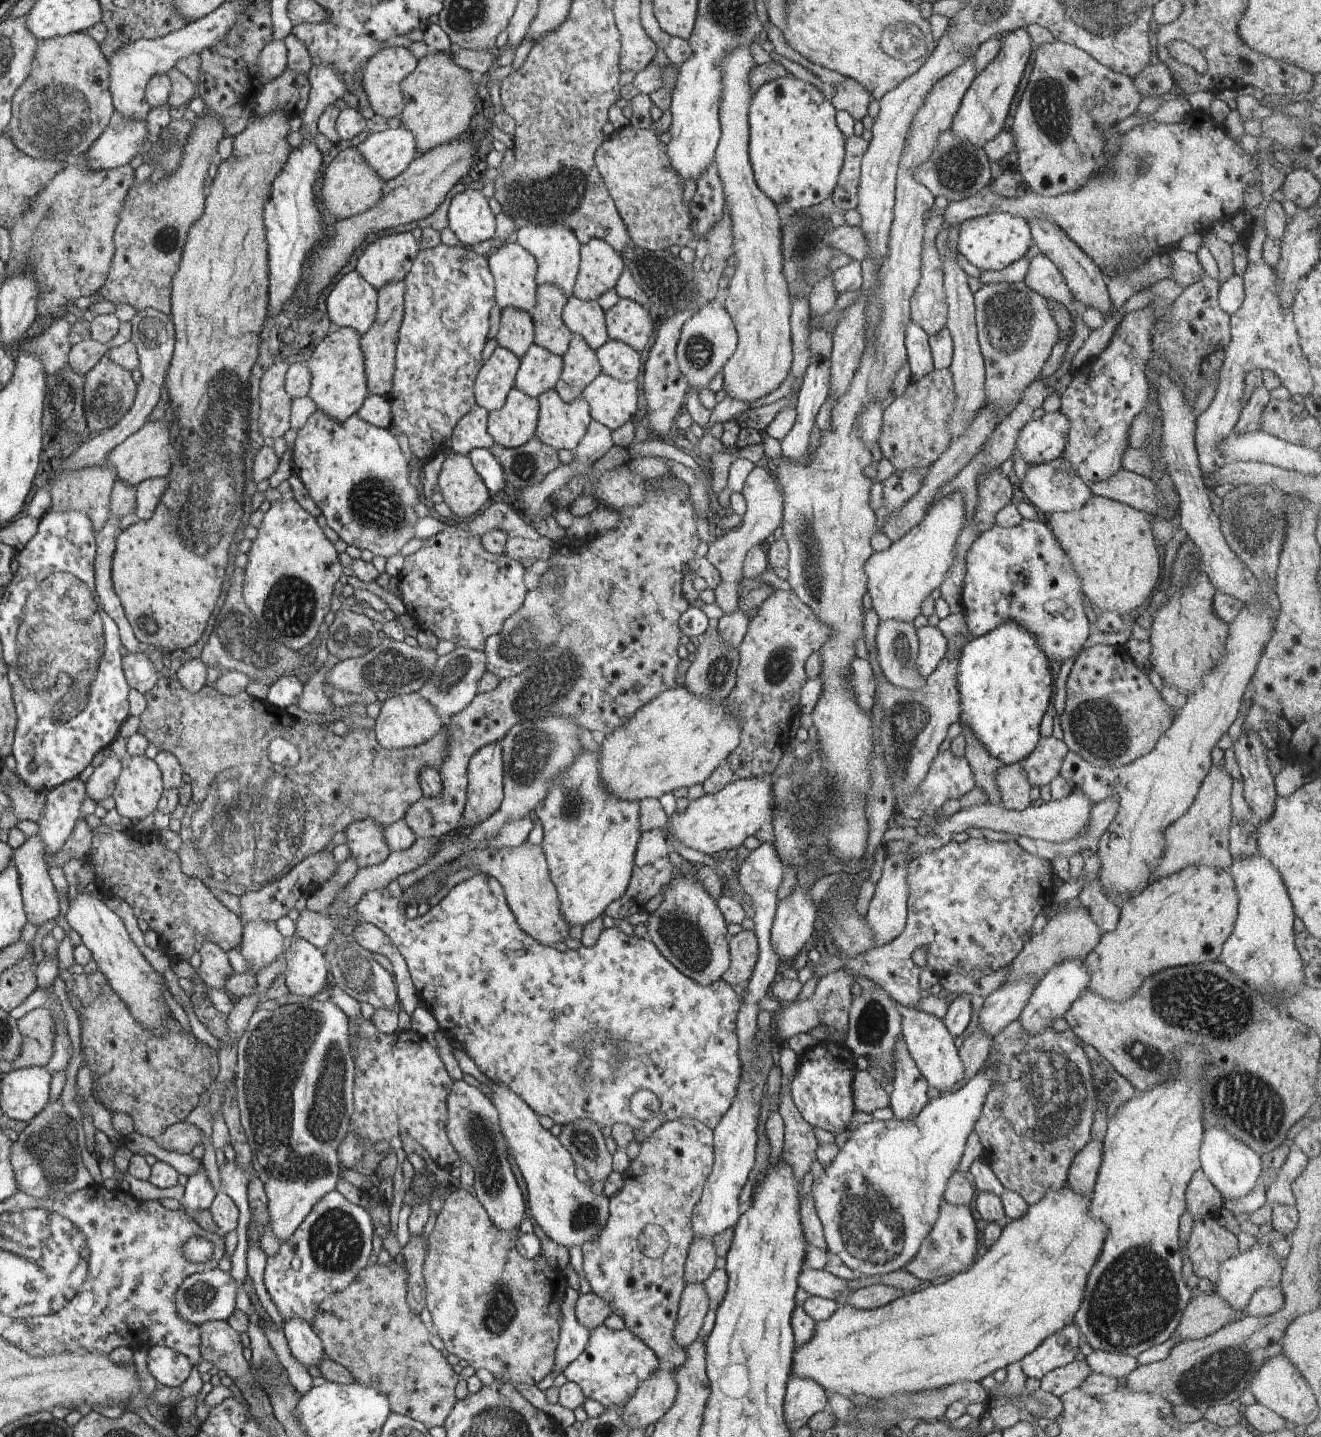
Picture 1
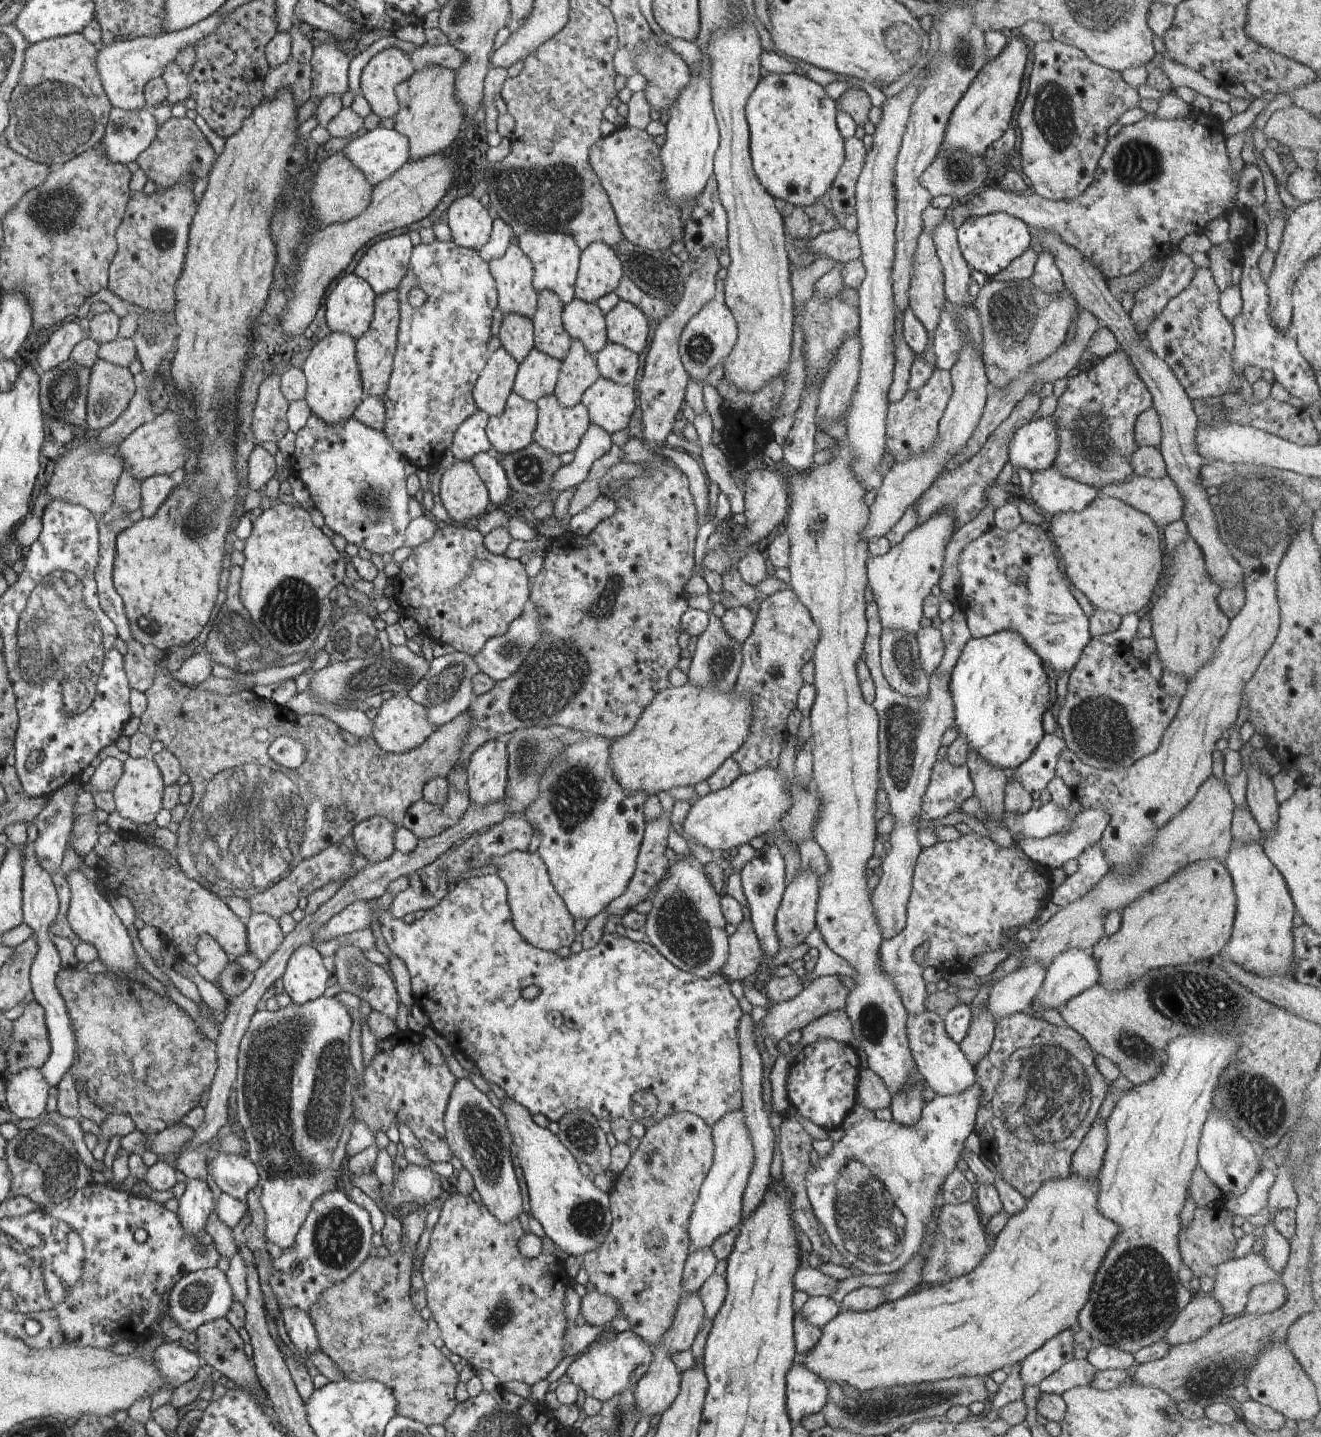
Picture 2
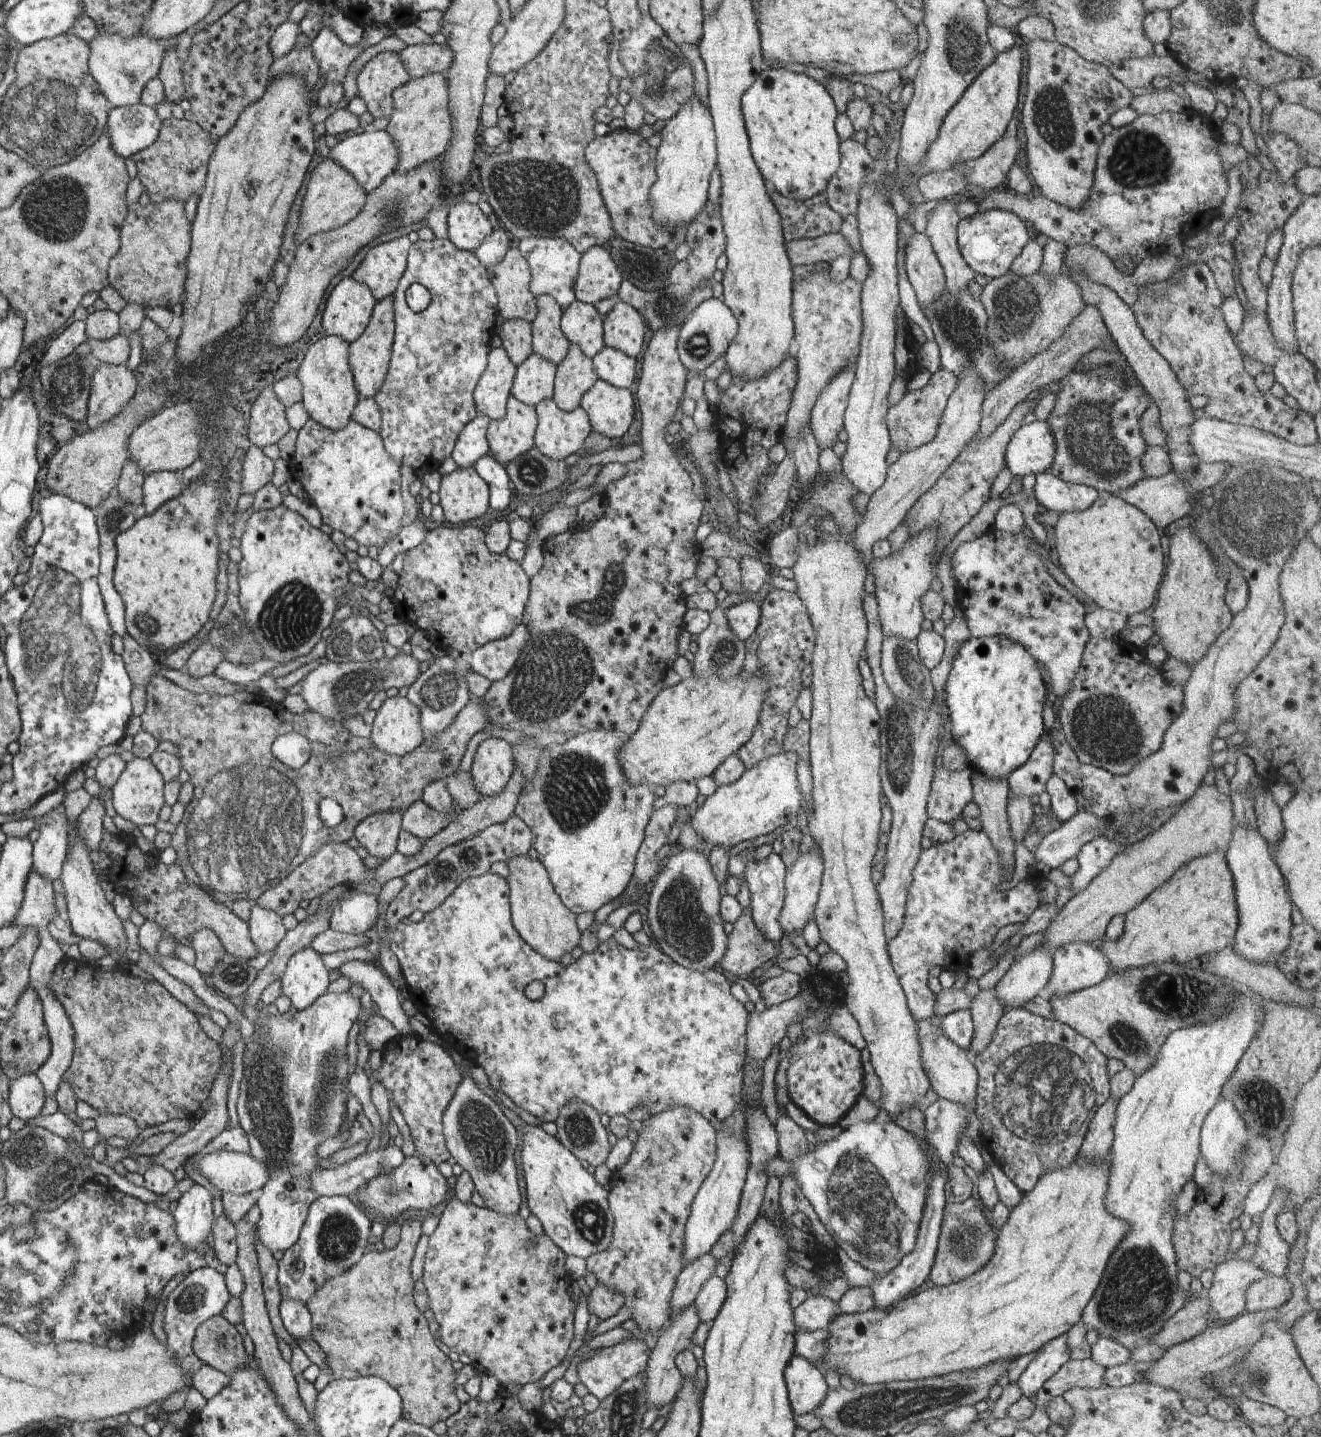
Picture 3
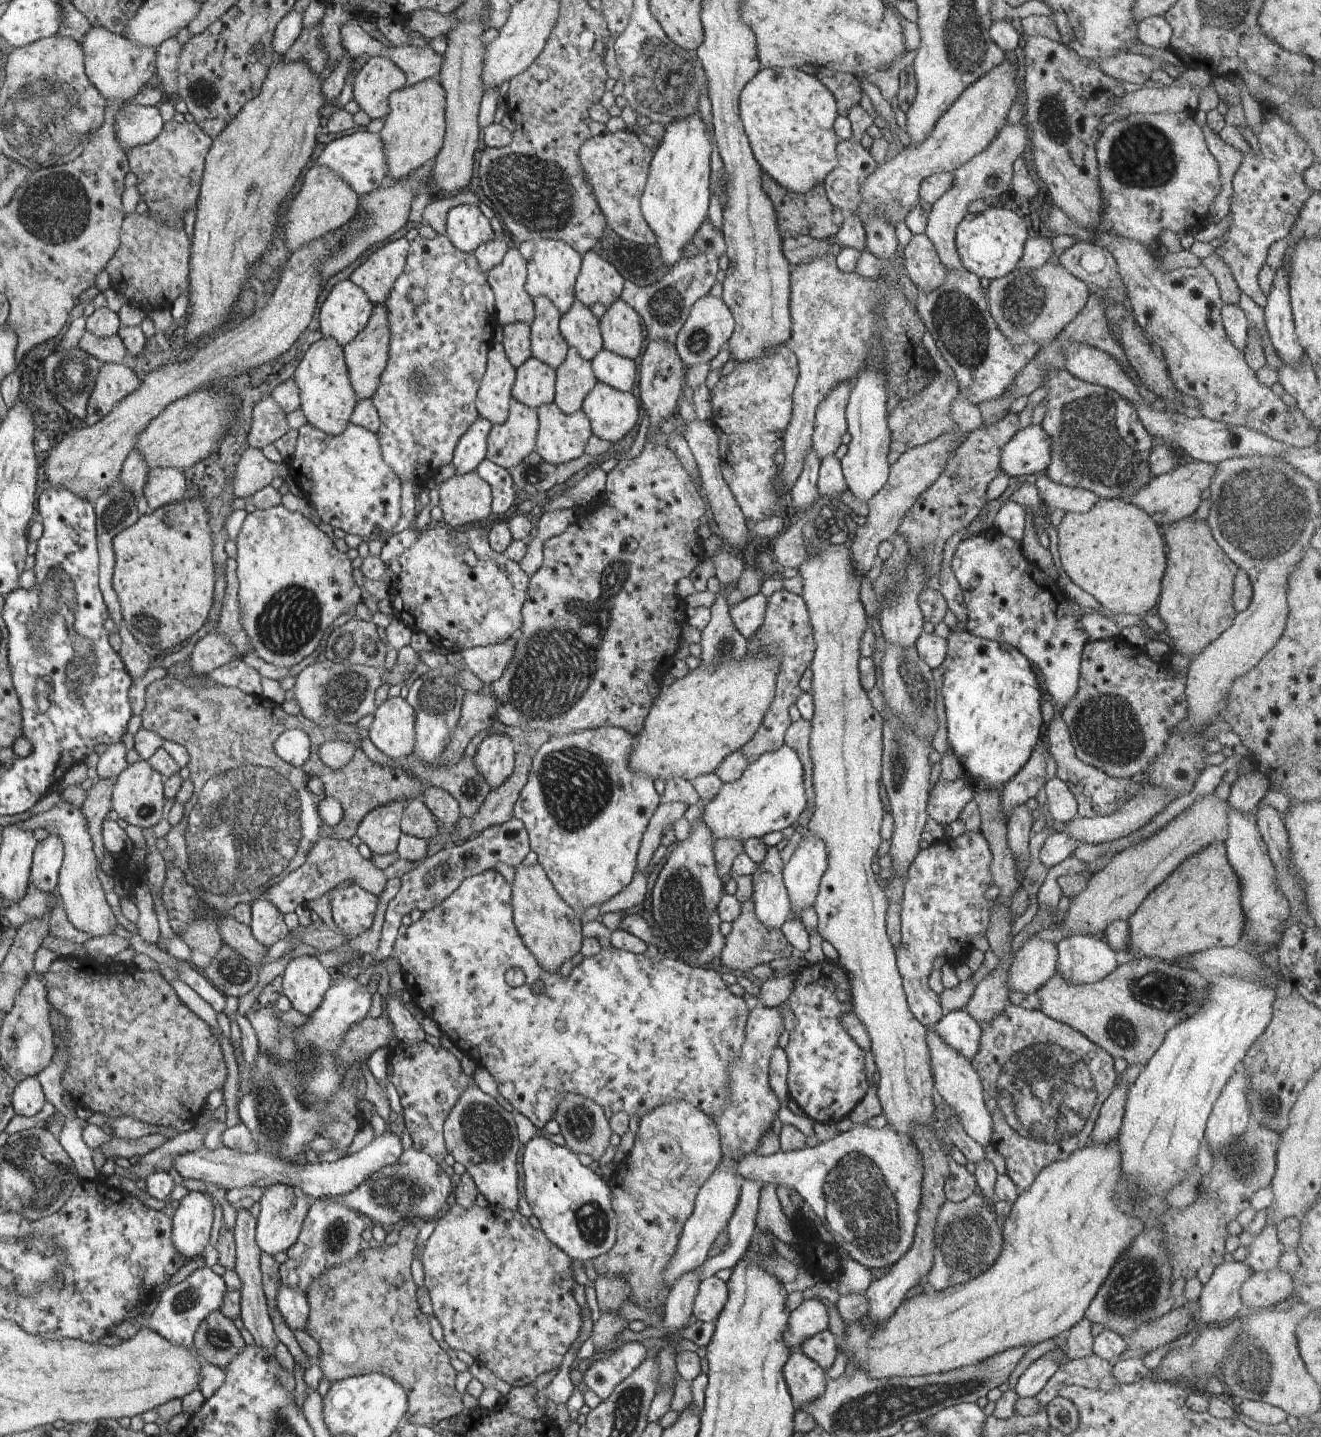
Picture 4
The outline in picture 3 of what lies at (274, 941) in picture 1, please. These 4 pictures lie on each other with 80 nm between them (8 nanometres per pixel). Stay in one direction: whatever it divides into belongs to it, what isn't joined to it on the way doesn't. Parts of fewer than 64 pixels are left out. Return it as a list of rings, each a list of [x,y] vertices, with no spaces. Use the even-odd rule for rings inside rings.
[[[255,904],[251,907],[247,923],[257,954],[271,952],[283,940],[283,934],[286,933],[281,916]]]

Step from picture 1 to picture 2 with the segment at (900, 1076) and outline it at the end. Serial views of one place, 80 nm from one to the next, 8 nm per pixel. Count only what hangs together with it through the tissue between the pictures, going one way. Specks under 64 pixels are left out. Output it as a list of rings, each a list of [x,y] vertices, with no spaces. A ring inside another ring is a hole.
[[[917,1072],[913,1076],[914,1082],[911,1086],[905,1086],[900,1091],[895,1091],[890,1095],[890,1105],[888,1106],[892,1120],[897,1124],[910,1127],[919,1120],[924,1100],[922,1090],[925,1082]]]

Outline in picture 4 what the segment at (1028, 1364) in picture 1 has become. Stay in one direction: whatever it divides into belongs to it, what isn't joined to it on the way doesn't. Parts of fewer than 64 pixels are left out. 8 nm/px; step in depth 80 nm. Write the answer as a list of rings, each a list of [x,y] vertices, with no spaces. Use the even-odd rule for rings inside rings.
[[[1063,1346],[1055,1348],[1055,1350],[1043,1354],[1038,1360],[1027,1366],[1017,1378],[1017,1385],[1014,1390],[1018,1398],[1035,1397],[1045,1387],[1049,1377],[1057,1370],[1059,1366],[1057,1358],[1064,1352]]]

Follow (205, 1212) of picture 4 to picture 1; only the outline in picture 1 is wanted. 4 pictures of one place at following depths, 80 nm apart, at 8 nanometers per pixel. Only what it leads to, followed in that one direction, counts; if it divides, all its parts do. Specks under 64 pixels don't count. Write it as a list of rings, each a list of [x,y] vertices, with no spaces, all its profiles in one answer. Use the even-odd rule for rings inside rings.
[[[201,1166],[187,1177],[184,1193],[179,1203],[181,1209],[194,1220],[196,1212],[207,1209],[216,1194],[217,1192],[213,1191],[207,1179],[205,1169]]]

